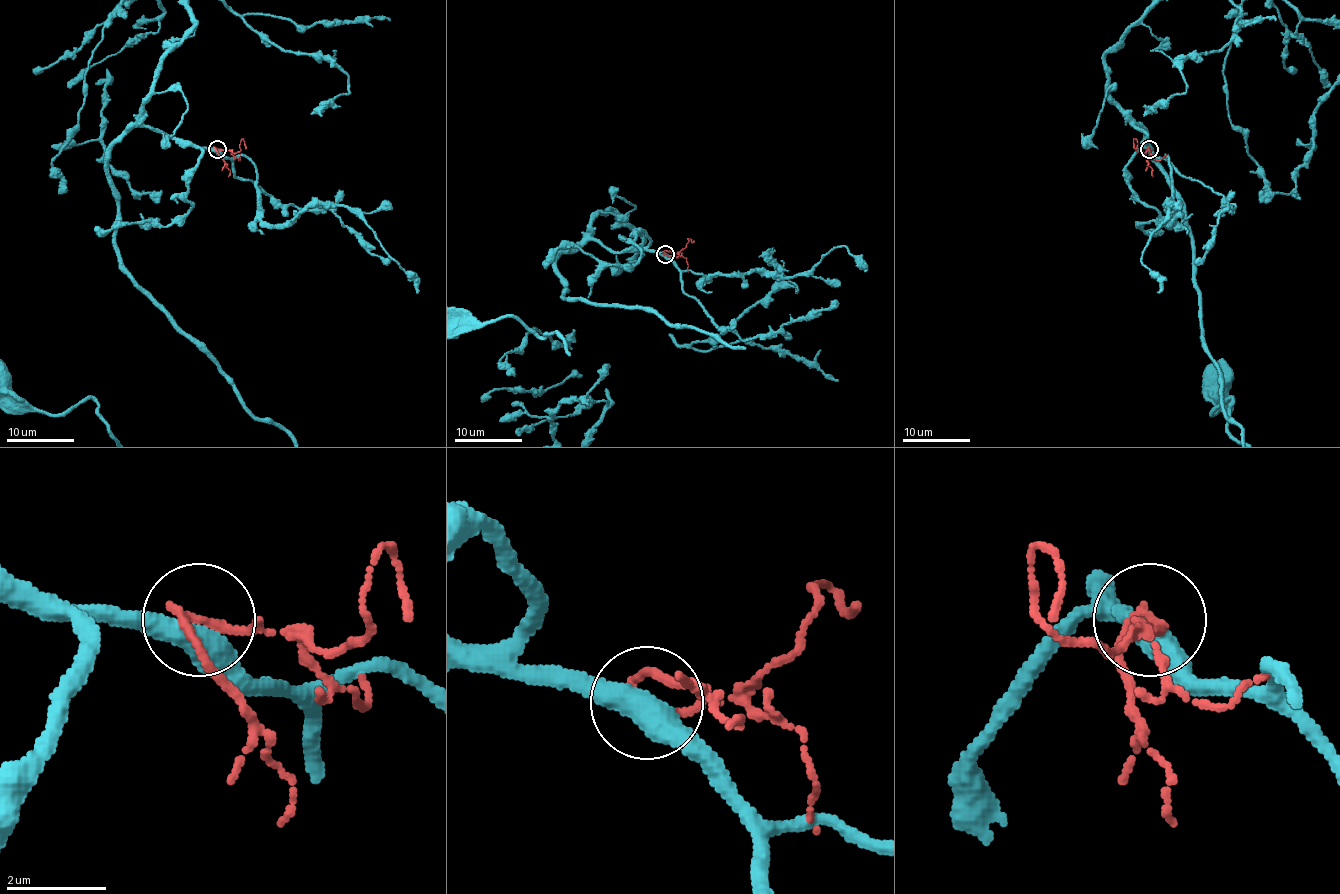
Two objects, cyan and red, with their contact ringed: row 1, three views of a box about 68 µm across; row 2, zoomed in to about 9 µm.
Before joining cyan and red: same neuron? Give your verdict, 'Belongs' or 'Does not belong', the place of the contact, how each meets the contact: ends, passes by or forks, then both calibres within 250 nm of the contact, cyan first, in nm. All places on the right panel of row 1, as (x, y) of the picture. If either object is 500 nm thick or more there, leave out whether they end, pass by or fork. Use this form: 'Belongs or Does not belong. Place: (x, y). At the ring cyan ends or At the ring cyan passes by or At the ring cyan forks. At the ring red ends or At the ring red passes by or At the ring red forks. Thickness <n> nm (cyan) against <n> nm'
Does not belong. Place: (1149, 149). At the ring cyan passes by. At the ring red passes by. Thickness 480 nm (cyan) against 160 nm

